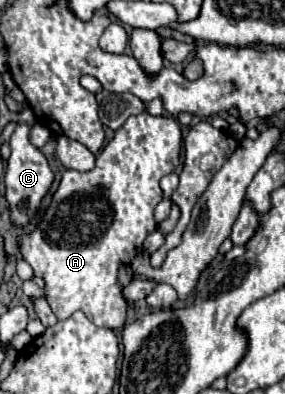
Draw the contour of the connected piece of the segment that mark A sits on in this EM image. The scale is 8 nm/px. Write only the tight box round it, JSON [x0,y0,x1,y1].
[18,111,182,329]

